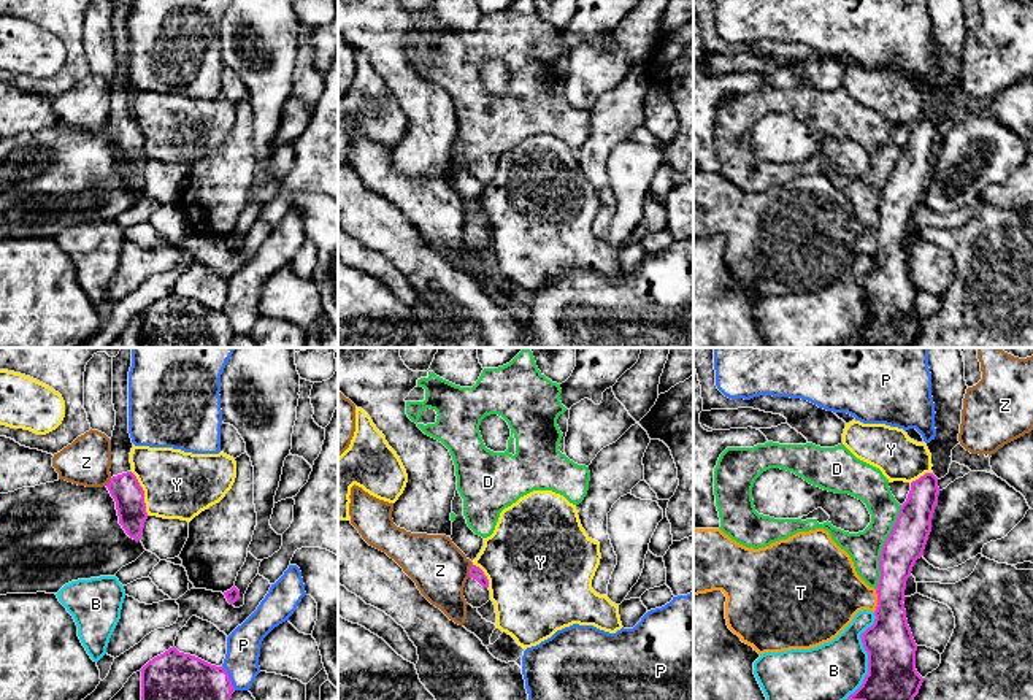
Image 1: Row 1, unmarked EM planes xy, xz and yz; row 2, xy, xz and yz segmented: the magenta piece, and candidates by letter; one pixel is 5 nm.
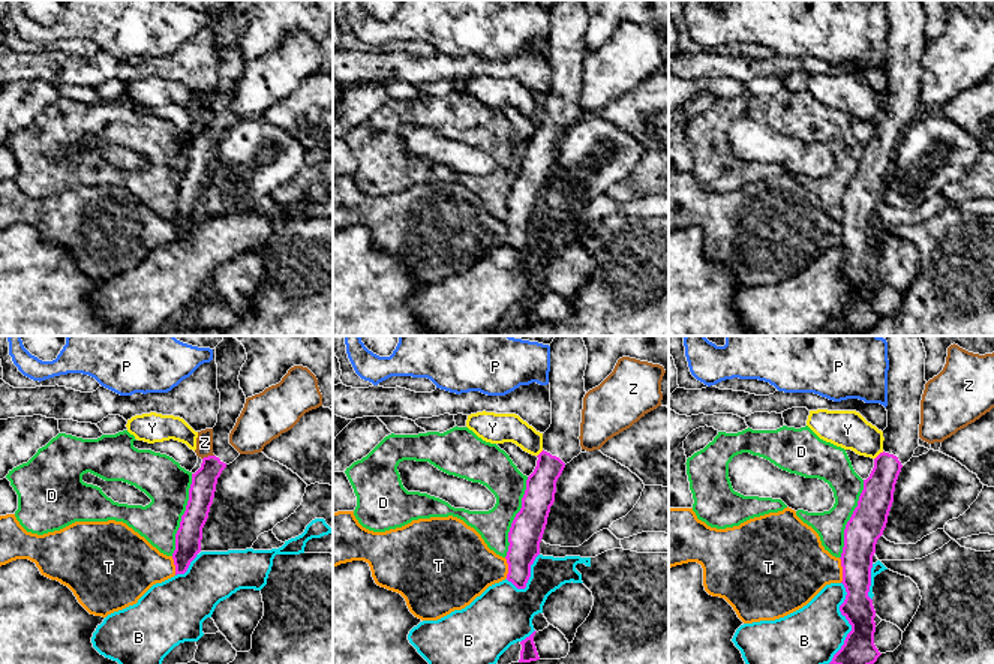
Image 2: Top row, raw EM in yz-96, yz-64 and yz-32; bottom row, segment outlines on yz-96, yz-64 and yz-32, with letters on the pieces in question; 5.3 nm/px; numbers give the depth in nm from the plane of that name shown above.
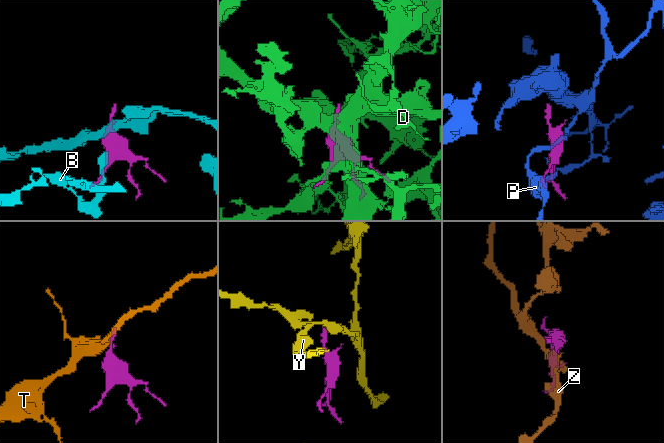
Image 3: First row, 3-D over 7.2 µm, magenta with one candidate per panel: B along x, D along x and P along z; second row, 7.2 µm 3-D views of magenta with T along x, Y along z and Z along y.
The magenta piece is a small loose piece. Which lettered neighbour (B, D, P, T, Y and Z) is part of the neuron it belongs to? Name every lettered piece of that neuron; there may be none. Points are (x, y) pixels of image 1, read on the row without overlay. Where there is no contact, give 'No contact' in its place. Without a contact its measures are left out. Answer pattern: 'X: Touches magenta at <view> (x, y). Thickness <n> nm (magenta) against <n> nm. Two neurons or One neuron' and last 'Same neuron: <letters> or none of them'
B: Touches magenta at yz (868, 300). Thickness 260 nm (magenta) against 320 nm. Two neurons
D: Touches magenta at yz (883, 191). Thickness 190 nm (magenta) against 160 nm. Two neurons
P: Touches magenta at xy (229, 323). Thickness 440 nm (magenta) against 180 nm. Two neurons
T: Touches magenta at yz (878, 245). Thickness 240 nm (magenta) against 340 nm. Two neurons
Y: Touches magenta at xy (143, 137). Thickness 160 nm (magenta) against 340 nm. Two neurons
Z: Touches magenta at xz (470, 215). Thickness 70 nm (magenta) against 280 nm. Two neurons
Same neuron: none of them

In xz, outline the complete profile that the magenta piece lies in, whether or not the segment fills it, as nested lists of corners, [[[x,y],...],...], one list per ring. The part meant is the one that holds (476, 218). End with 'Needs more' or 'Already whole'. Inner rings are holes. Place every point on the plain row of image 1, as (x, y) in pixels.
[[[471,210],[470,213],[470,222],[463,232],[463,241],[473,252],[481,252],[490,244],[489,224],[476,210]]]. Needs more

